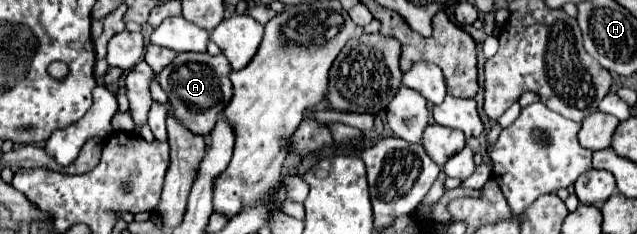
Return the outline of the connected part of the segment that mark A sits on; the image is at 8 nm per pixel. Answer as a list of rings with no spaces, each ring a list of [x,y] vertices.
[[[178,53],[176,59],[158,73],[158,83],[168,95],[172,115],[192,133],[208,135],[220,117],[220,109],[232,99],[232,83],[228,81],[230,71],[230,63],[224,55]]]

